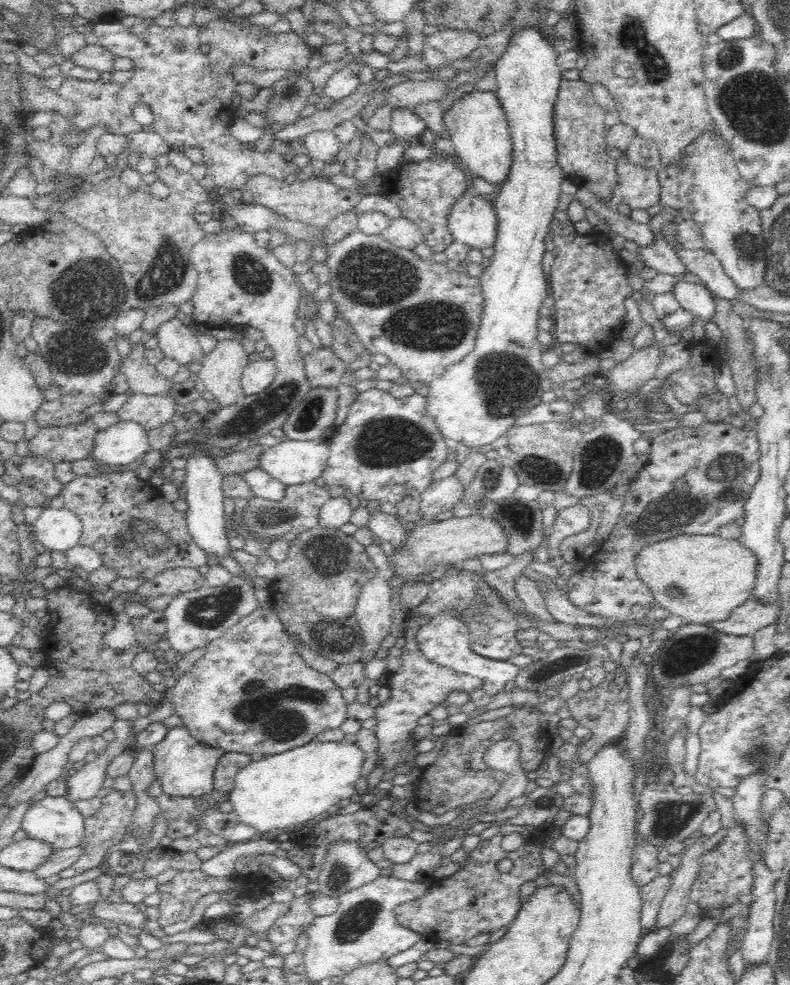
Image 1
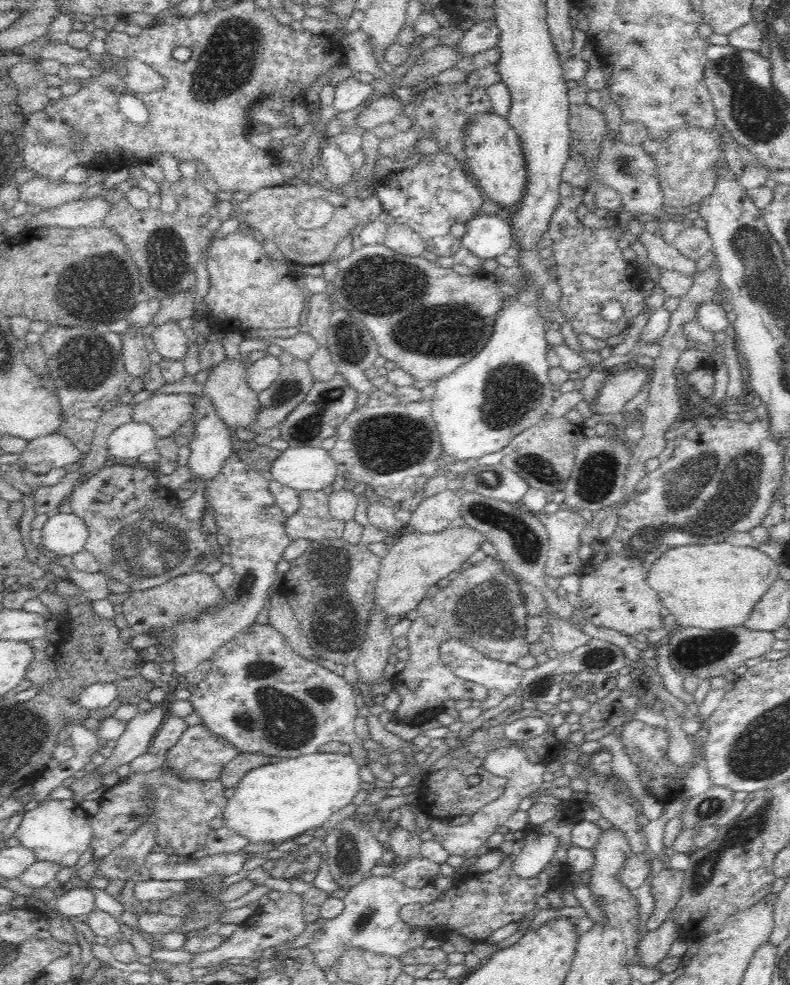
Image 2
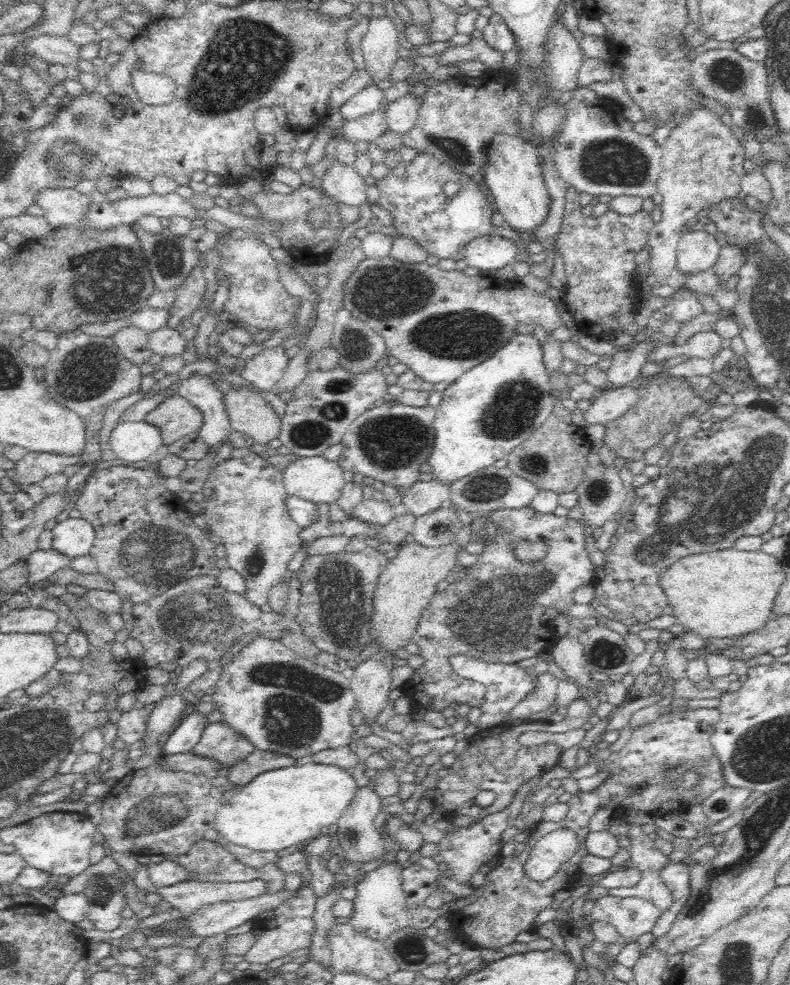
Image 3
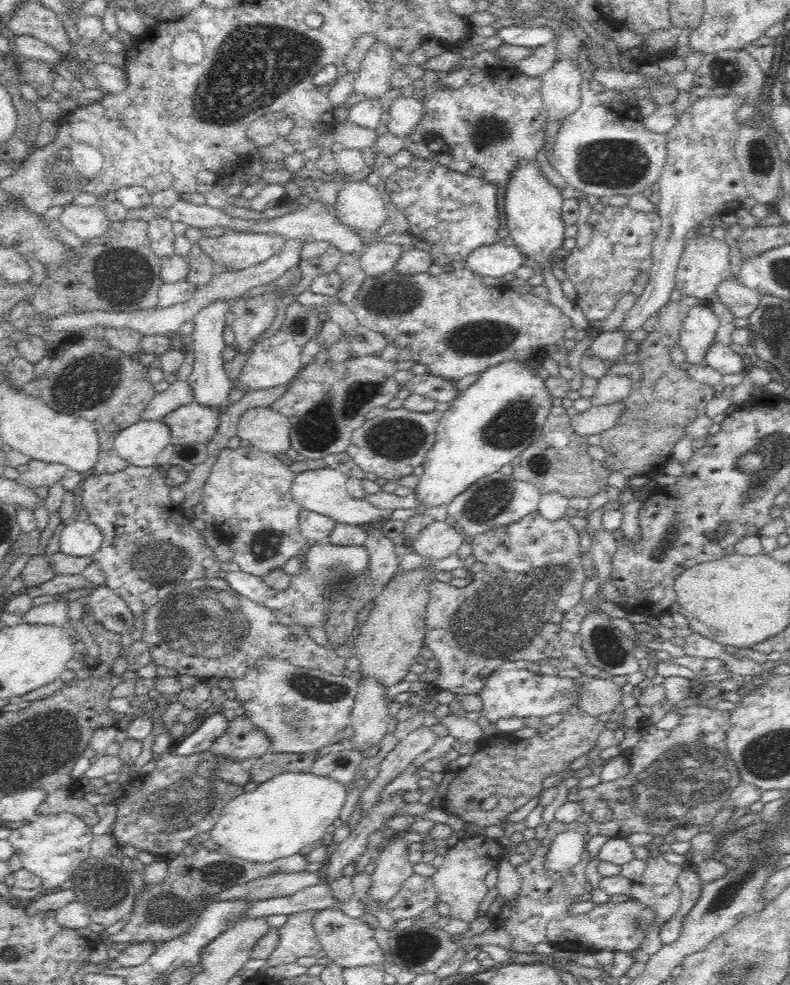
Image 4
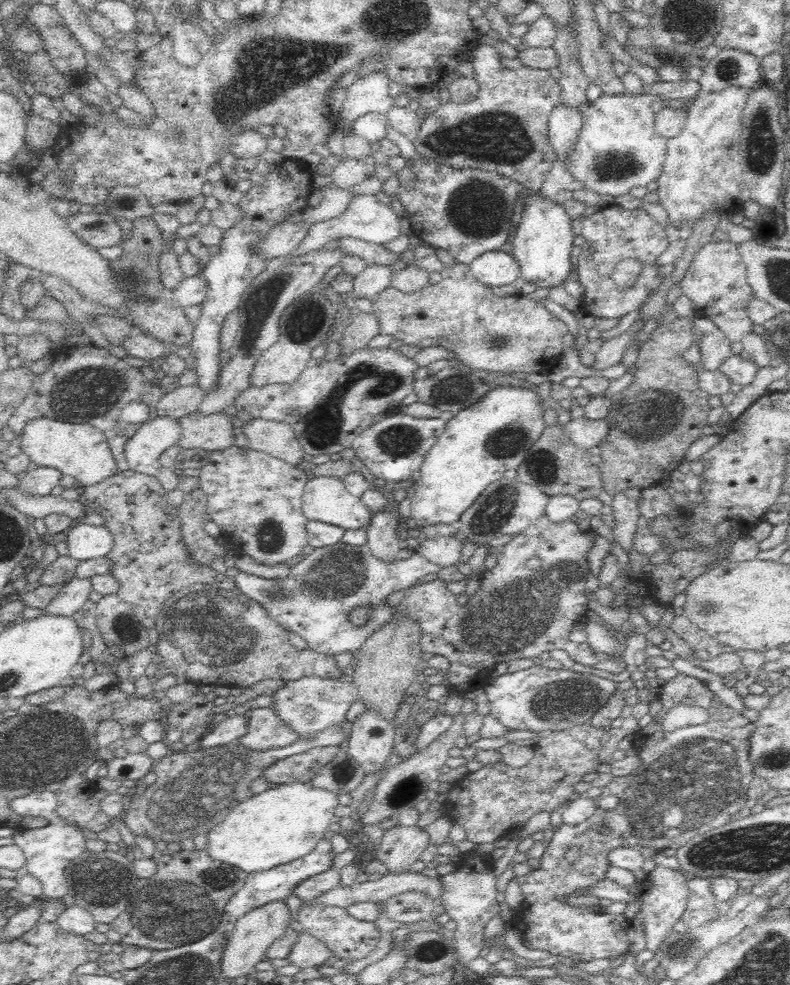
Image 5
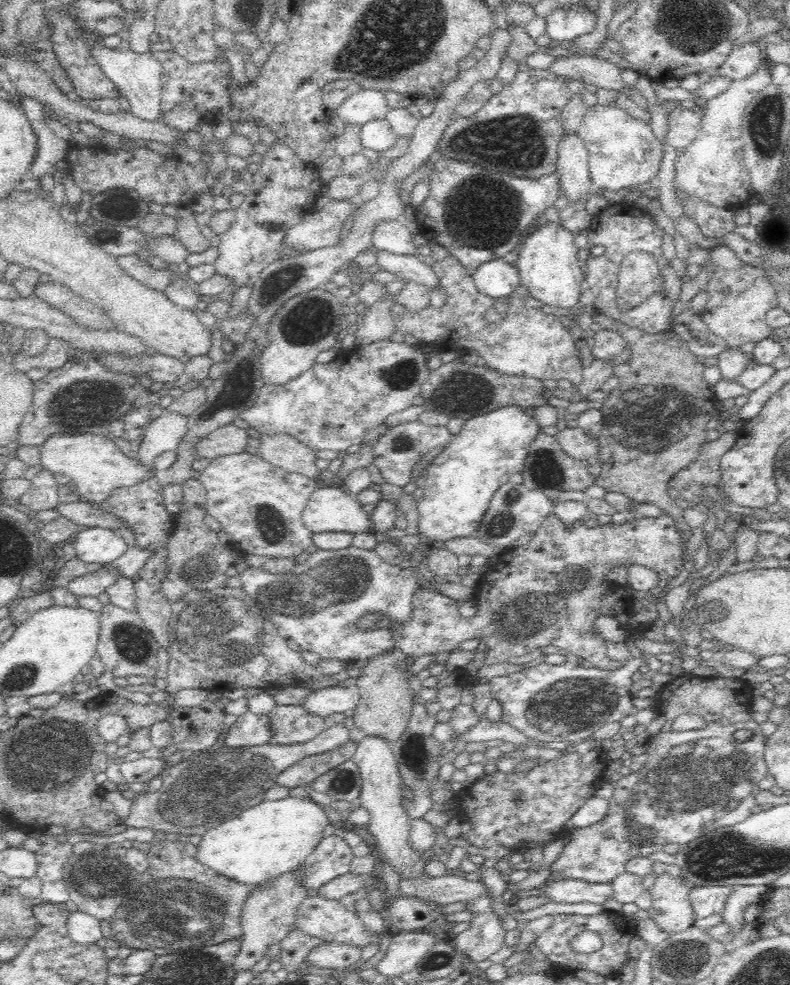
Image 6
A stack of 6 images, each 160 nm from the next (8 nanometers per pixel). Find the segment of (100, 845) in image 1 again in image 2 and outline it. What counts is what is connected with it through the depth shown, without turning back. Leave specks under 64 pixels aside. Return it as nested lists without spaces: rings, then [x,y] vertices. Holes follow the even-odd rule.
[[[170,768],[147,773],[131,771],[125,782],[110,788],[98,800],[99,811],[91,816],[93,835],[90,841],[94,848],[93,860],[108,856],[122,846],[128,837],[146,820],[154,826],[154,845],[167,849],[178,856],[192,855],[204,848],[209,833],[208,823],[221,816],[227,804],[226,788],[217,780],[186,780]]]

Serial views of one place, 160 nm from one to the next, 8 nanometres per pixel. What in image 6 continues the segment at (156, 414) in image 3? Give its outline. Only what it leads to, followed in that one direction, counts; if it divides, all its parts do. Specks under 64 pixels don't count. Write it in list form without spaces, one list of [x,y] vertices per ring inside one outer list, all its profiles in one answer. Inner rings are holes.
[[[233,423],[222,425],[197,444],[198,455],[212,461],[222,456],[247,452],[250,447],[248,446],[249,437],[247,431],[236,427]]]

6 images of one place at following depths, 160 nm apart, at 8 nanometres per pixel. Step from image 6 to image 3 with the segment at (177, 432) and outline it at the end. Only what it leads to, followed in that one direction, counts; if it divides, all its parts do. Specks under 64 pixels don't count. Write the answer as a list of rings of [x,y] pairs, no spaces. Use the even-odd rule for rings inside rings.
[[[145,420],[119,422],[109,438],[116,463],[123,465],[148,462],[148,458],[160,448],[162,442],[159,429]]]

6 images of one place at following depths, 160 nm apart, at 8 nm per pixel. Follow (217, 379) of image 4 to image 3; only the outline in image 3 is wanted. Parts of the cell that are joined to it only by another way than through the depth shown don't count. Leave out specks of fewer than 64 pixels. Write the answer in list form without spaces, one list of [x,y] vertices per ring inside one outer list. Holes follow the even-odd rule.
[[[193,373],[180,380],[176,388],[178,395],[189,400],[203,414],[204,422],[196,438],[204,441],[209,449],[220,449],[232,431],[225,394],[216,387],[215,377]]]

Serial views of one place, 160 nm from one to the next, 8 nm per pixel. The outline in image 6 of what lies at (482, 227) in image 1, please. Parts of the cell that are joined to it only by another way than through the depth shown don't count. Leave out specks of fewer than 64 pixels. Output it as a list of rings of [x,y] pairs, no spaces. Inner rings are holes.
[[[503,259],[485,262],[473,274],[473,281],[478,292],[496,301],[514,295],[514,290],[521,285],[515,266]]]

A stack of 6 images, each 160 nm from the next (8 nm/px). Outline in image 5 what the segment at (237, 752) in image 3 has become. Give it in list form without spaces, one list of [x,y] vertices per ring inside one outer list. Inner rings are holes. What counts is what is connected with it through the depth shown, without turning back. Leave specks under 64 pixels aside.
[[[256,708],[247,712],[248,717],[248,734],[239,738],[239,743],[245,746],[249,750],[270,750],[272,748],[284,748],[294,744],[298,739],[302,738],[296,731],[292,730],[290,726],[286,725],[284,721],[278,717],[276,709],[268,708]]]

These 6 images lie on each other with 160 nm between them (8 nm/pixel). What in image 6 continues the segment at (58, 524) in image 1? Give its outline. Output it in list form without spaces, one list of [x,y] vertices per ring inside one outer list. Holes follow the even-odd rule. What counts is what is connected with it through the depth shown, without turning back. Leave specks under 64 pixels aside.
[[[84,528],[72,543],[76,557],[93,568],[112,564],[130,547],[118,532],[103,528]]]

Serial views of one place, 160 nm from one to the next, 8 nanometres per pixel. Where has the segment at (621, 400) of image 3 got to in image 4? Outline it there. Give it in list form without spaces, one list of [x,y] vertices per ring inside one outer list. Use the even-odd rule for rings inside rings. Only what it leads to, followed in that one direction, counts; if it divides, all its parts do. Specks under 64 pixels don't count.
[[[622,401],[597,407],[592,405],[590,409],[571,418],[572,429],[582,438],[606,432],[616,426],[620,412],[622,412]]]

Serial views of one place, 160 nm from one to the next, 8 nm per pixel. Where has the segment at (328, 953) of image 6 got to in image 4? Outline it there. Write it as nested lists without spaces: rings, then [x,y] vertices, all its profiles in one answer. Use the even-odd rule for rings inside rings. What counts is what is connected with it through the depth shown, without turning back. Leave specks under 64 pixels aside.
[[[314,911],[303,912],[288,916],[288,921],[280,929],[280,946],[266,959],[269,966],[280,966],[281,964],[290,964],[298,962],[304,956],[318,957],[322,954],[321,947],[315,936],[315,930],[312,928],[312,916]]]

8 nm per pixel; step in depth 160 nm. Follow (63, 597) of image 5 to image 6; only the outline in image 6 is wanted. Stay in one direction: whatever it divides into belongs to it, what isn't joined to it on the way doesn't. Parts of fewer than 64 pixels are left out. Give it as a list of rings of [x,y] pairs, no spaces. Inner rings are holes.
[[[104,565],[96,567],[92,572],[84,576],[75,578],[67,584],[67,589],[79,596],[100,596],[102,592],[107,592],[108,588],[115,585],[125,576],[115,568],[115,566]]]

